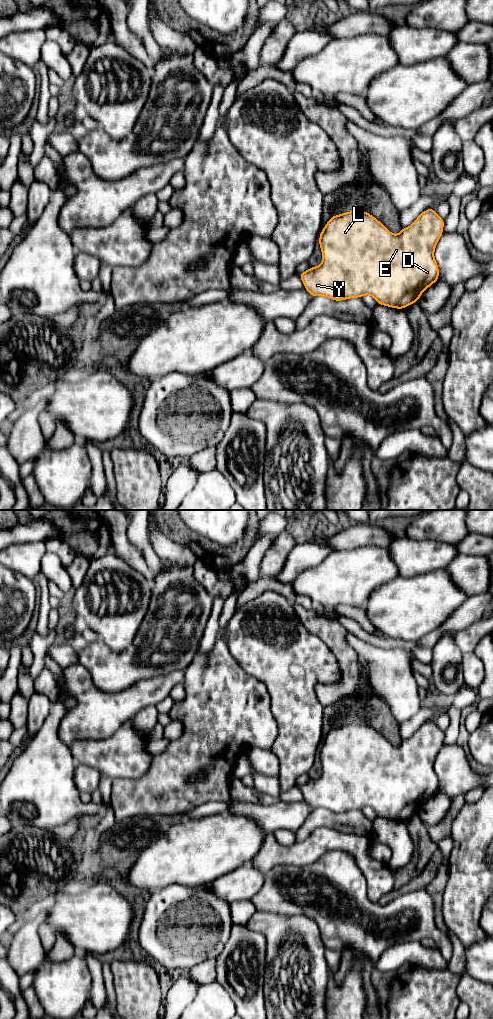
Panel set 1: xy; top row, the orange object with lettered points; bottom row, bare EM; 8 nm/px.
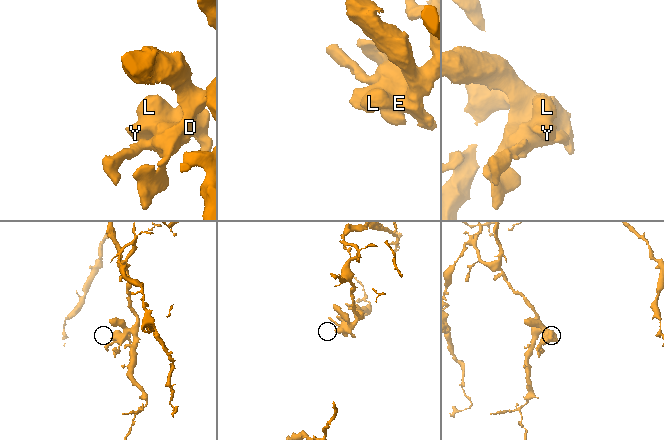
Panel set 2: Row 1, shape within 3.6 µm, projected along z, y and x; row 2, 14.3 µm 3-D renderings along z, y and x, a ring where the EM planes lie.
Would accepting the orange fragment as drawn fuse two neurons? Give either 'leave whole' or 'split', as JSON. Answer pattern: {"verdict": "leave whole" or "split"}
{"verdict": "leave whole"}

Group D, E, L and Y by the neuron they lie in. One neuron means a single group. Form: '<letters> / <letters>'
D E L Y

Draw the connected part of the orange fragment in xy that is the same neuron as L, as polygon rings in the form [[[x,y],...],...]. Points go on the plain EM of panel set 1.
[[[434,720],[423,723],[417,731],[400,745],[392,746],[380,733],[366,723],[350,723],[334,727],[322,741],[319,757],[323,768],[322,775],[298,786],[305,801],[313,808],[324,808],[335,813],[361,810],[371,807],[378,817],[405,821],[418,814],[420,807],[439,791],[439,780],[434,770],[434,762],[443,745],[444,731]]]

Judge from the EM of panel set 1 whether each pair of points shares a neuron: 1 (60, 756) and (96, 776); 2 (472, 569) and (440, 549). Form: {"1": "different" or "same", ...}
{"1": "different", "2": "different"}

